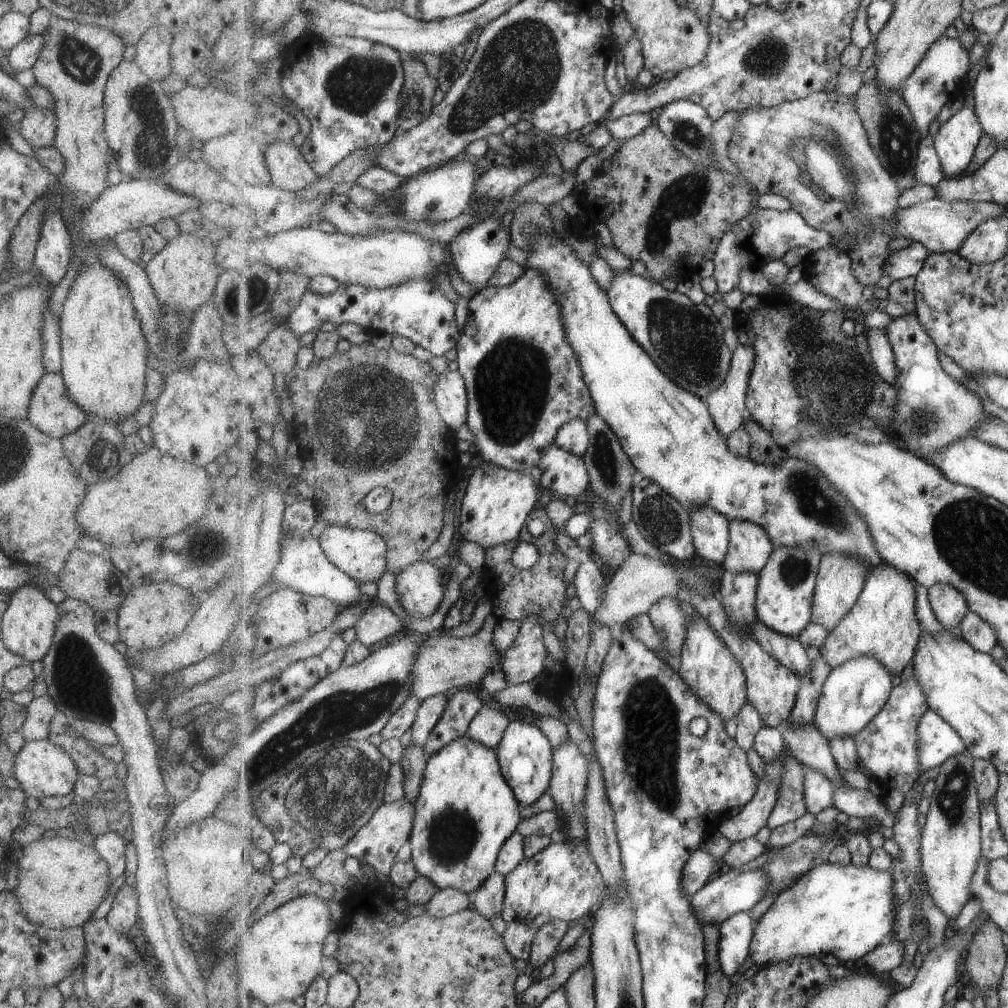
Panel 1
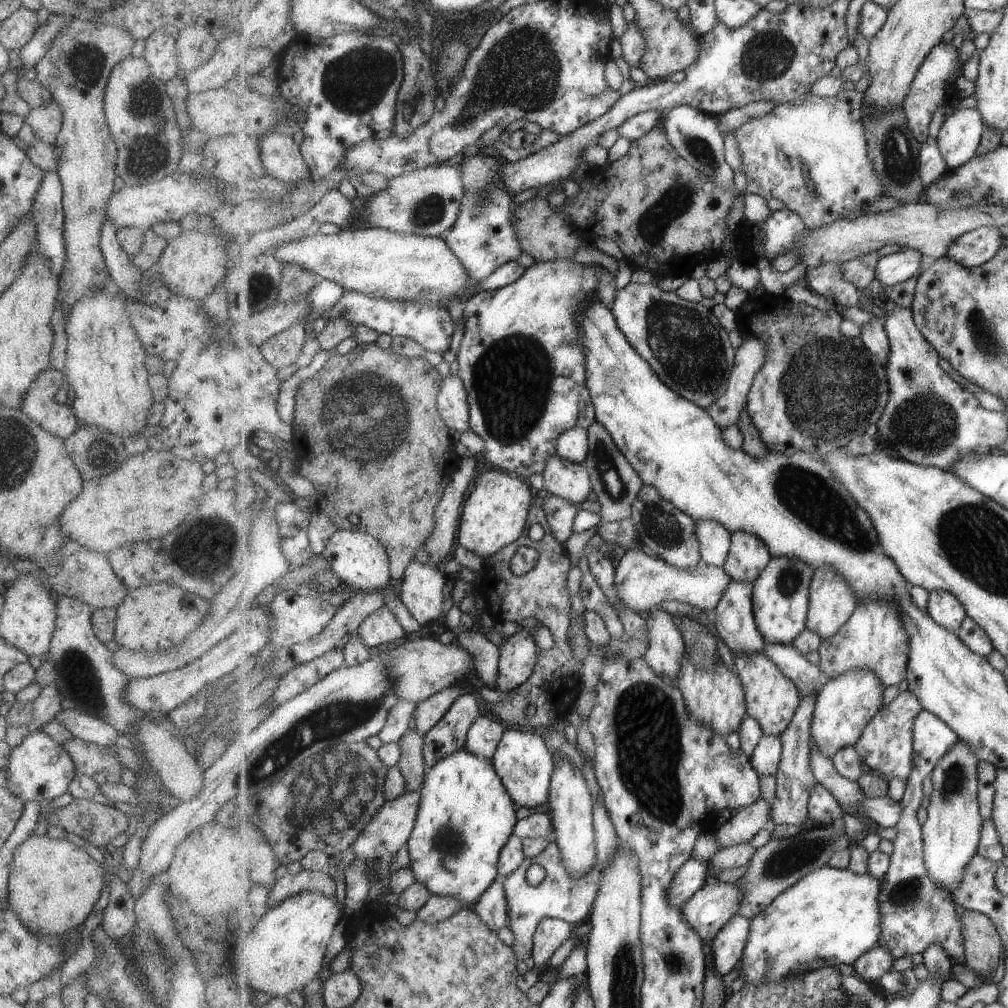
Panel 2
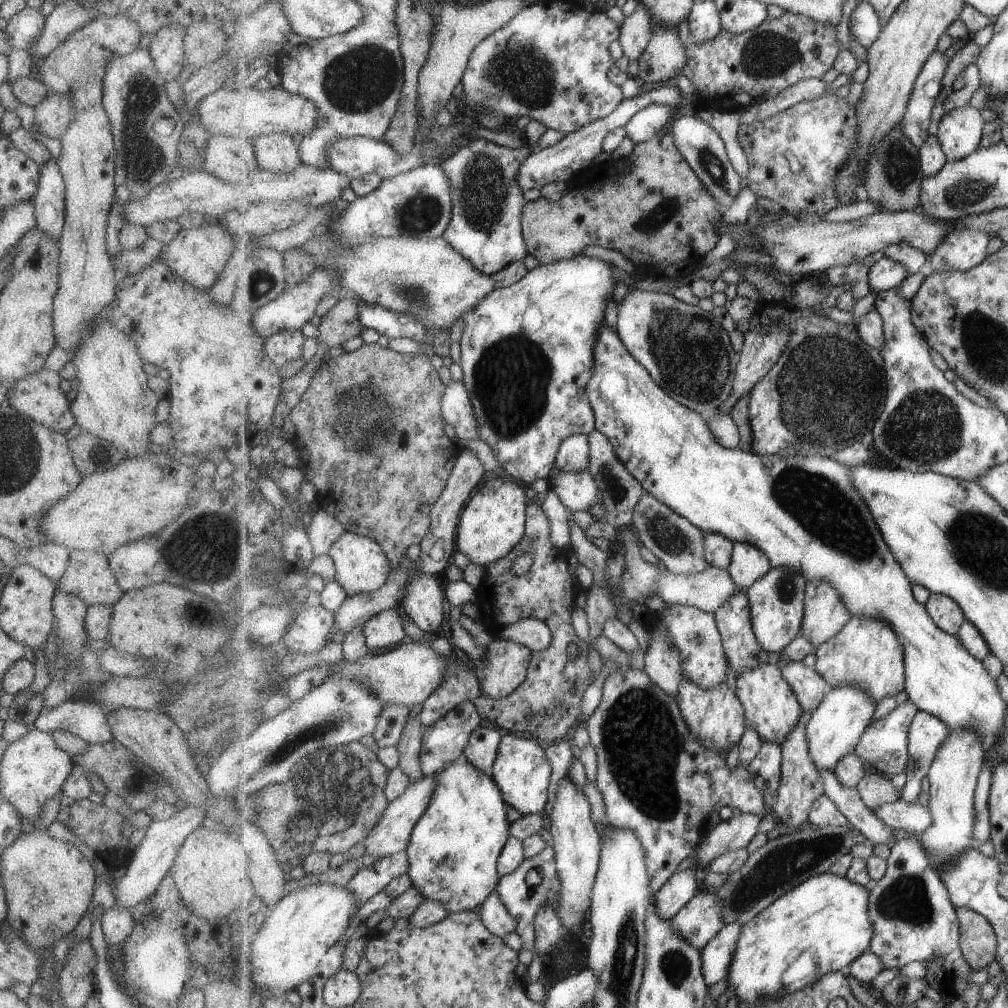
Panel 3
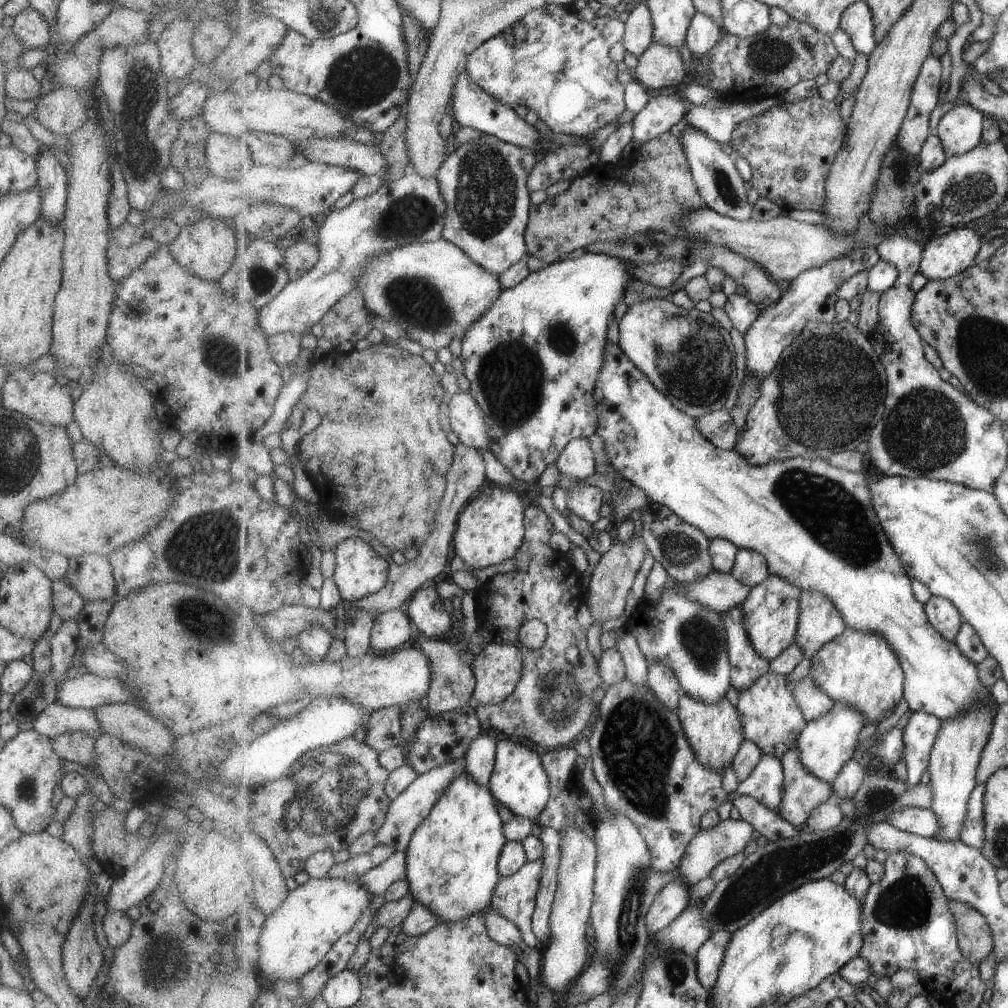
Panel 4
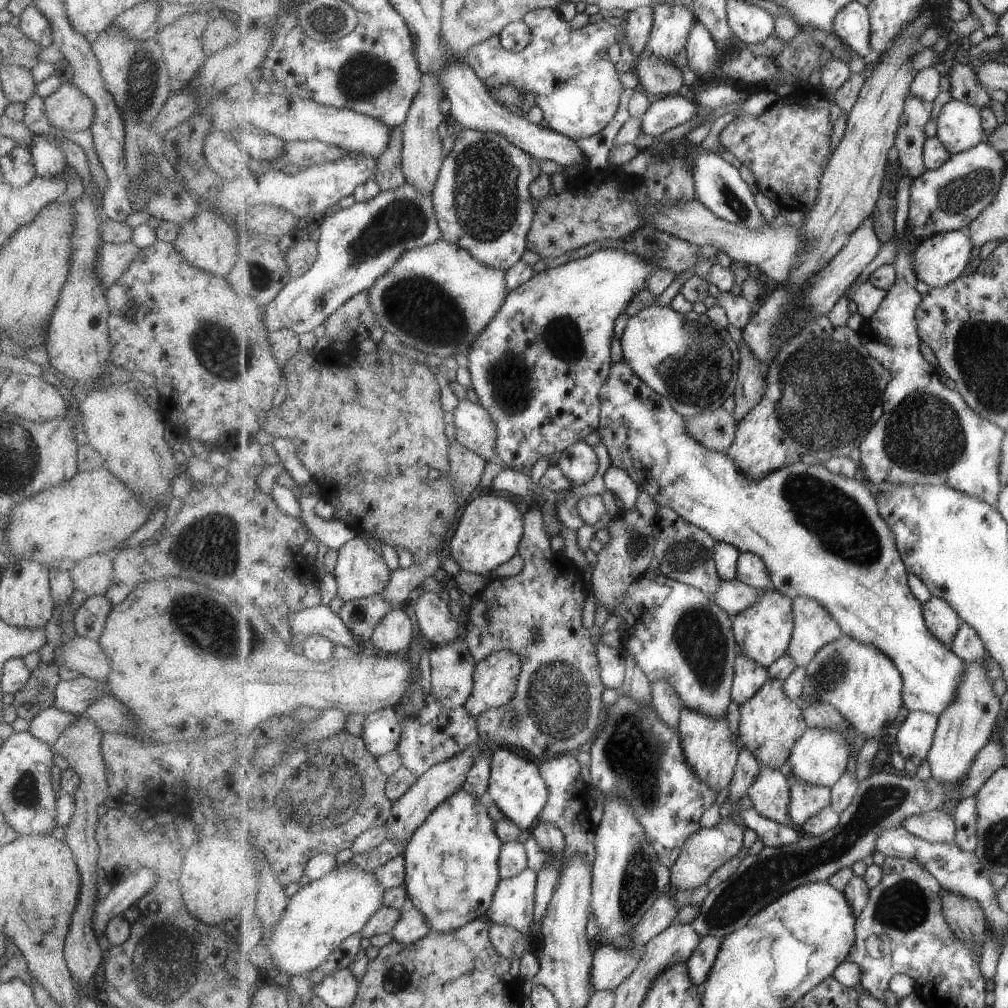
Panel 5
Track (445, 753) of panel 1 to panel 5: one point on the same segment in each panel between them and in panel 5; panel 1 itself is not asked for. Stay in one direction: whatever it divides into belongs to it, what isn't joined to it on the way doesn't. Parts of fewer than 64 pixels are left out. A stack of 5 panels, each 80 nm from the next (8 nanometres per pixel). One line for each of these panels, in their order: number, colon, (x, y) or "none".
2: (467, 815)
3: (454, 850)
4: (453, 859)
5: (452, 862)

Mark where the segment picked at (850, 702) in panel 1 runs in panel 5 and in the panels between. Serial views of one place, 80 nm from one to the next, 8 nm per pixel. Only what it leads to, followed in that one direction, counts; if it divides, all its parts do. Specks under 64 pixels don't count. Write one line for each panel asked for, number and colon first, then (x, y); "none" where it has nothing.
2: (846, 705)
3: (836, 727)
4: (828, 743)
5: (821, 757)

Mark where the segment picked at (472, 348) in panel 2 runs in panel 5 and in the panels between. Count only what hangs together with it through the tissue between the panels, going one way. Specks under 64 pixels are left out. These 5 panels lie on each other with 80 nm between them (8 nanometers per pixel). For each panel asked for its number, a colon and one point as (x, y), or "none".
3: (527, 351)
4: (533, 361)
5: (539, 368)

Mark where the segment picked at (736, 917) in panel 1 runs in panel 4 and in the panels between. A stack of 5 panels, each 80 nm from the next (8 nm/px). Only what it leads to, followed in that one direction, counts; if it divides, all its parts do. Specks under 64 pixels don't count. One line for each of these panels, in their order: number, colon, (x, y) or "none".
2: (729, 945)
3: (717, 956)
4: (710, 957)

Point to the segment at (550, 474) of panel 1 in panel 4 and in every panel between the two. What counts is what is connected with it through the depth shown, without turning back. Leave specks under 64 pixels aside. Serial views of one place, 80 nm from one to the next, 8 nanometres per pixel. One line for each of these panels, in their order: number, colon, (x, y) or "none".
2: (571, 481)
3: (578, 490)
4: (586, 501)

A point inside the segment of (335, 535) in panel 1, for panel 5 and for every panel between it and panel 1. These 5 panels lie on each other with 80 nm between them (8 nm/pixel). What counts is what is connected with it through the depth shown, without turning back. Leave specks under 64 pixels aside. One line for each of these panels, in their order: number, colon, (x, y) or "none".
2: (361, 560)
3: (362, 566)
4: (360, 571)
5: (361, 572)

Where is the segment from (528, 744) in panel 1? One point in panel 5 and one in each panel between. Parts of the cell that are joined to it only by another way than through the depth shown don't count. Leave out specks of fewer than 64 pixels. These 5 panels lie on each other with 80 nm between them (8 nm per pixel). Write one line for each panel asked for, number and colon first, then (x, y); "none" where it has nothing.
2: (526, 764)
3: (522, 770)
4: (520, 781)
5: (517, 786)

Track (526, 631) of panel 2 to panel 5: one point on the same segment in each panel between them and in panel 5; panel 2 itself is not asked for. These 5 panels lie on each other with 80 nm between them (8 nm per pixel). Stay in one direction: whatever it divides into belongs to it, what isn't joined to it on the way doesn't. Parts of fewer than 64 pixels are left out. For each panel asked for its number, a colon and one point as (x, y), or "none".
3: (505, 667)
4: (498, 668)
5: (496, 678)

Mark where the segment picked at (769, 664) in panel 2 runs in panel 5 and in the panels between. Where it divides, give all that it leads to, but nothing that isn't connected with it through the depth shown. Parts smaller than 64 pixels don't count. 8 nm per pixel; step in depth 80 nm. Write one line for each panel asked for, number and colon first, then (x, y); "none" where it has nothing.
3: (773, 709)
4: (772, 718)
5: (771, 723)

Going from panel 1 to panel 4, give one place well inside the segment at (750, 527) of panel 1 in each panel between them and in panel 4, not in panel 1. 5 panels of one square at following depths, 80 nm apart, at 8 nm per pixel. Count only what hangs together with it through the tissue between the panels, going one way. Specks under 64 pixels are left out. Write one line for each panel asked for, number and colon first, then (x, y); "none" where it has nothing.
2: (749, 555)
3: (749, 564)
4: (751, 568)

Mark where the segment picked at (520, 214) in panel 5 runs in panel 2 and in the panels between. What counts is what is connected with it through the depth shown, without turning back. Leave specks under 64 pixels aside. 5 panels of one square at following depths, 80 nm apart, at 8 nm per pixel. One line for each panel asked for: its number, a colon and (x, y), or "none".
2: (484, 237)
3: (486, 225)
4: (484, 181)

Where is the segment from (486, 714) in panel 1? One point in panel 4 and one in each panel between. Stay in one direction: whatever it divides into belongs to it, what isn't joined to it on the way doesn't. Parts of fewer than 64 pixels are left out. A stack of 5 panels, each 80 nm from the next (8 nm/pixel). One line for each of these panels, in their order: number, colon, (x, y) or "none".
2: (484, 736)
3: (482, 749)
4: (480, 759)

